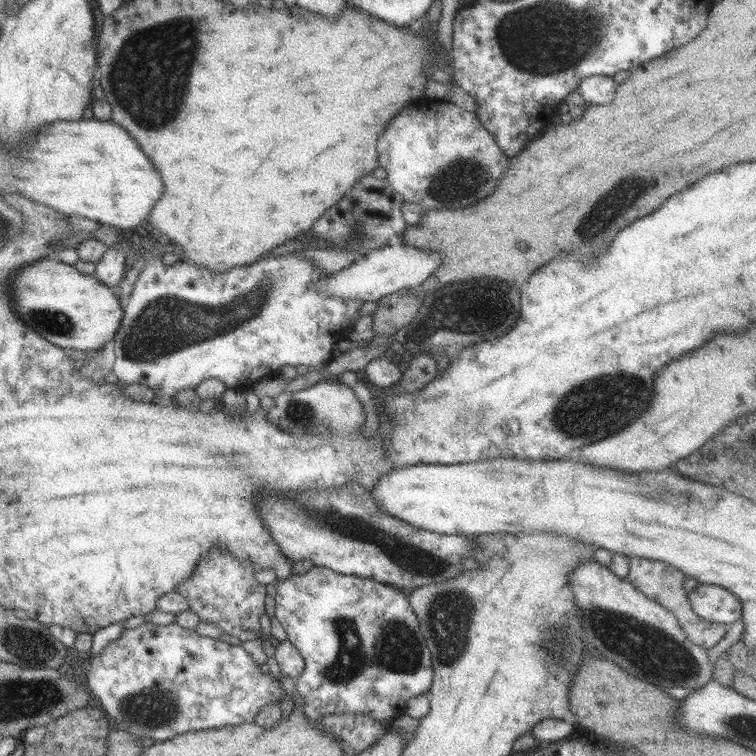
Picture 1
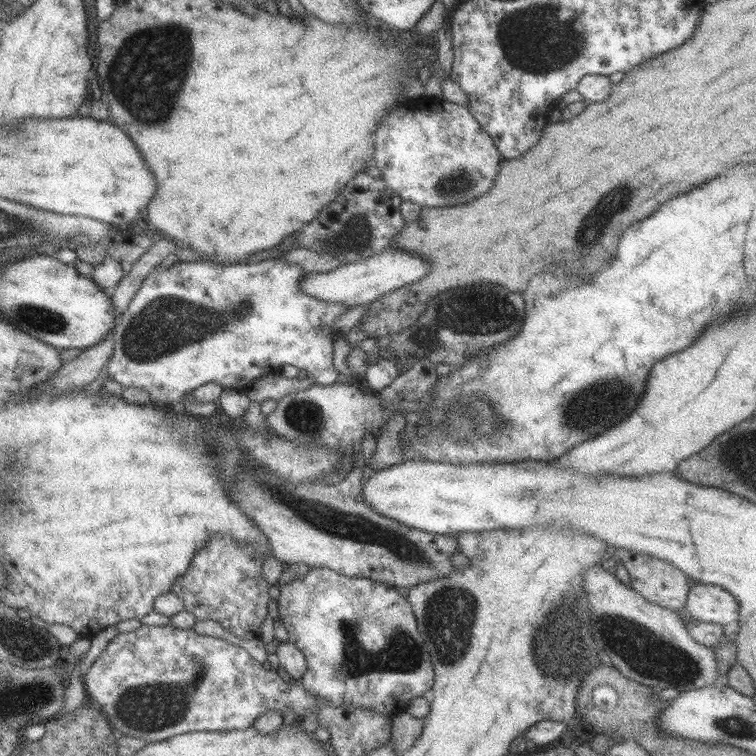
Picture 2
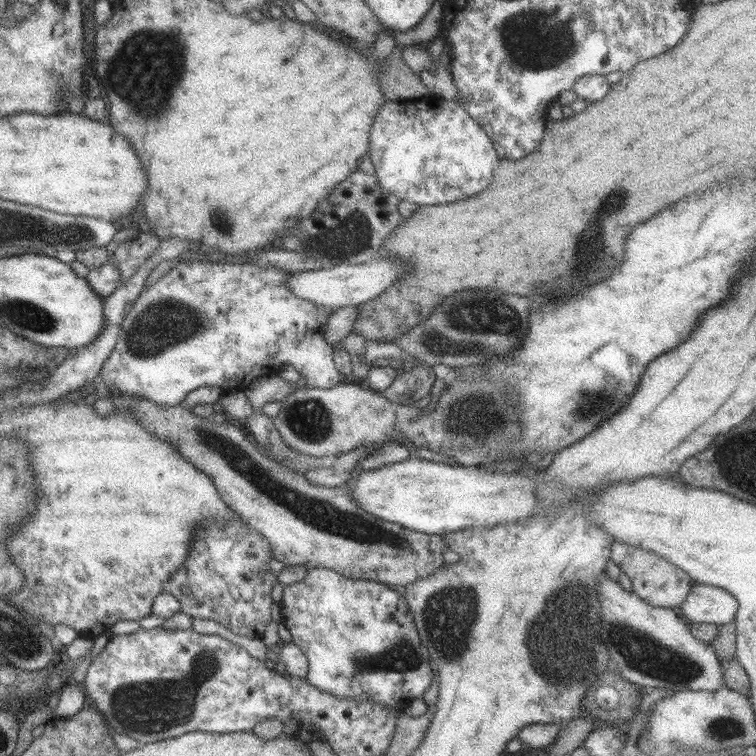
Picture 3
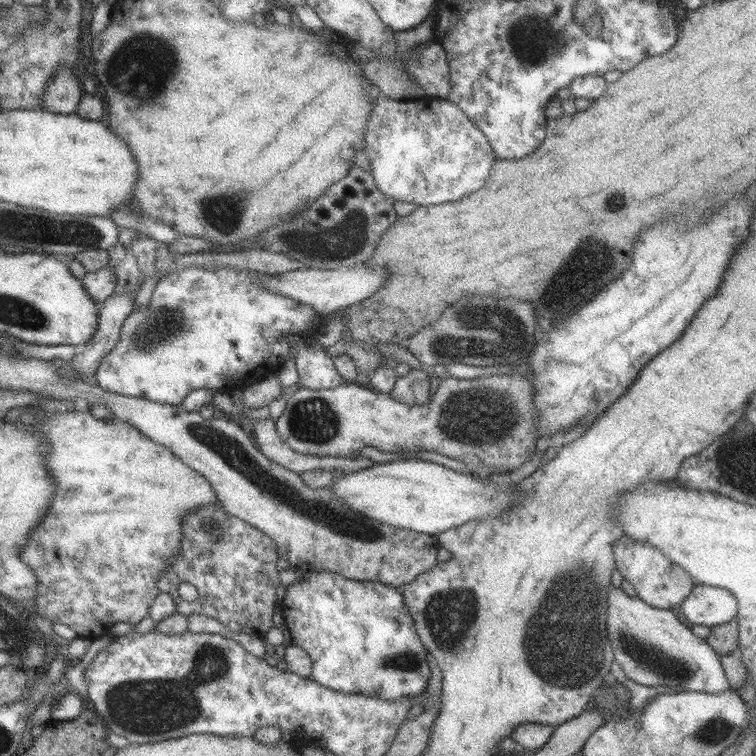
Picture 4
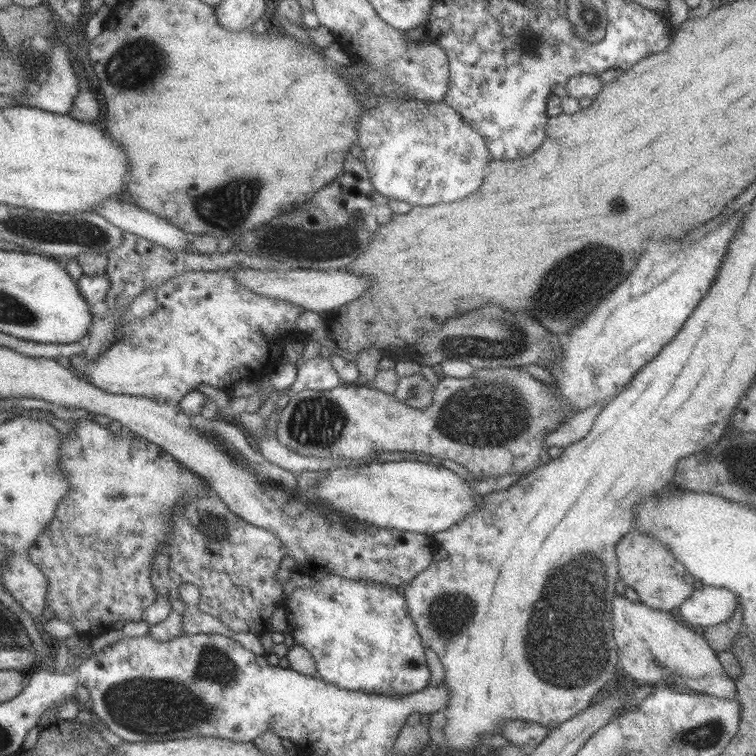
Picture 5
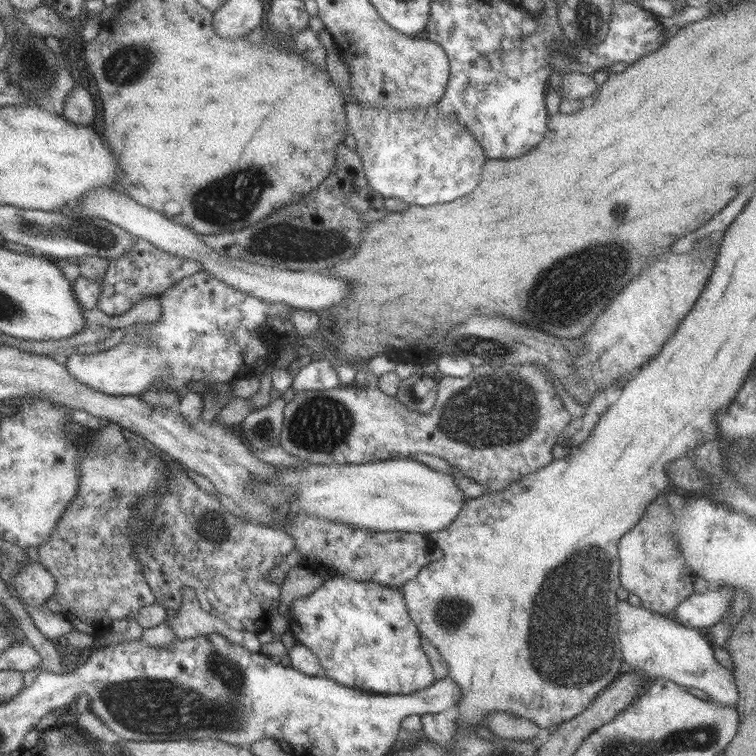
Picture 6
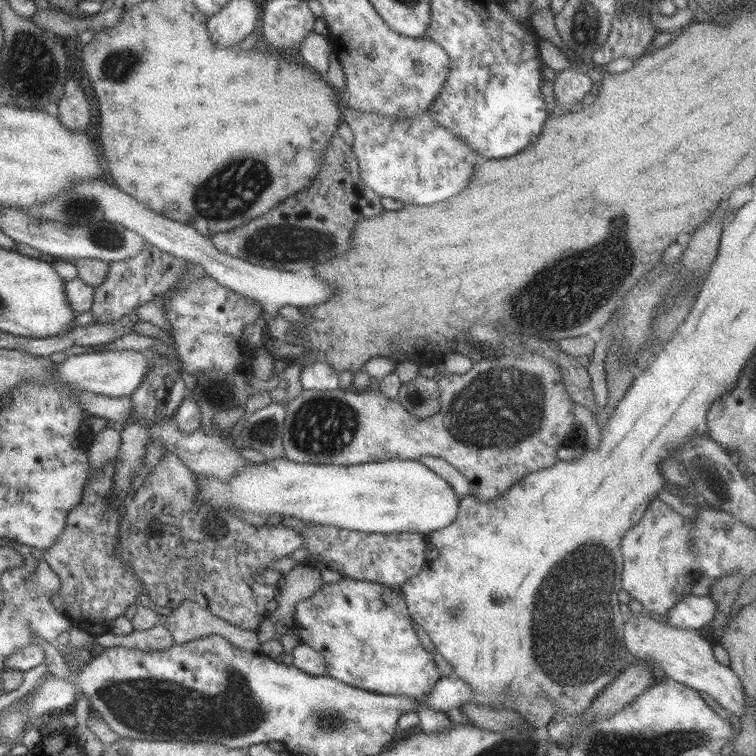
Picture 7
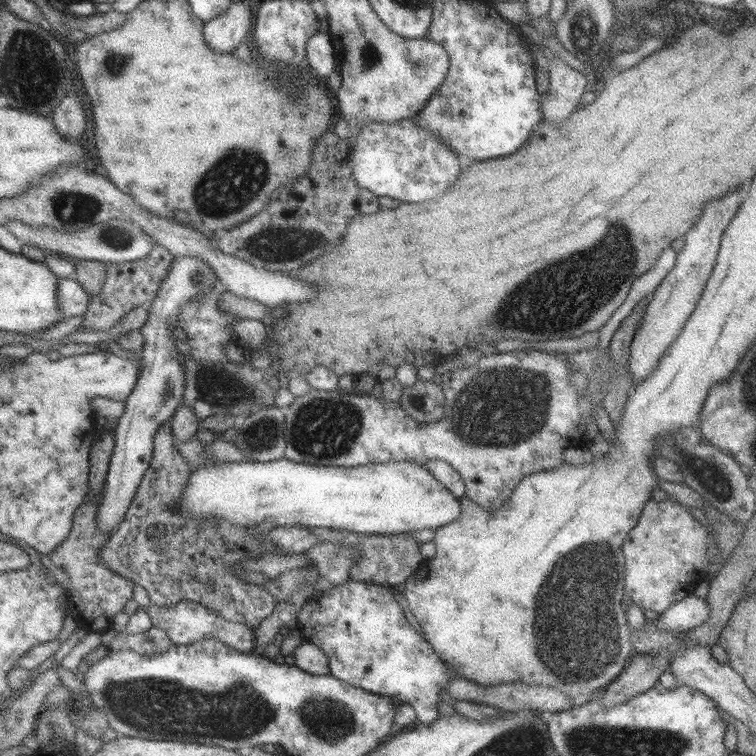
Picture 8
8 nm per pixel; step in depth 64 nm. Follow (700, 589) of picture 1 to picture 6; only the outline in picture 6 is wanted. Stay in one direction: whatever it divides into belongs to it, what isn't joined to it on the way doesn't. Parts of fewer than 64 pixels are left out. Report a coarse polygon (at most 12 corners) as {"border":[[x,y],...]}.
{"border":[[711,586],[679,602],[668,617],[687,628],[714,626],[733,589]]}

